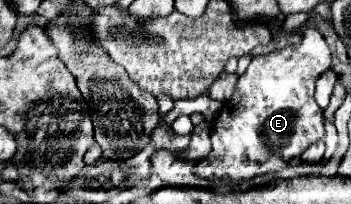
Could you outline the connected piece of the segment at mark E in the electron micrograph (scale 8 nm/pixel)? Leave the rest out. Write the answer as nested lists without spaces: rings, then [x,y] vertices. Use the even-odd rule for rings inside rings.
[[[307,26],[307,28],[303,30],[303,40],[301,40],[301,44],[297,44],[297,46],[287,46],[287,48],[283,48],[283,50],[277,50],[277,52],[271,52],[271,54],[265,54],[265,56],[255,56],[255,58],[251,60],[247,72],[239,78],[237,88],[235,88],[231,100],[227,100],[227,102],[223,104],[219,116],[213,120],[213,124],[211,124],[211,152],[209,152],[205,158],[201,158],[201,160],[197,162],[197,166],[193,168],[193,174],[199,176],[199,178],[205,178],[205,180],[227,180],[227,182],[231,182],[231,184],[237,184],[237,182],[241,182],[241,180],[251,180],[251,178],[255,178],[255,176],[273,174],[273,172],[285,168],[291,158],[299,158],[313,142],[323,140],[323,138],[325,138],[323,110],[317,106],[313,94],[315,94],[315,82],[317,82],[317,78],[319,78],[325,70],[329,70],[329,68],[331,68],[331,52],[329,52],[329,46],[325,44],[323,36],[321,36],[313,26]]]

